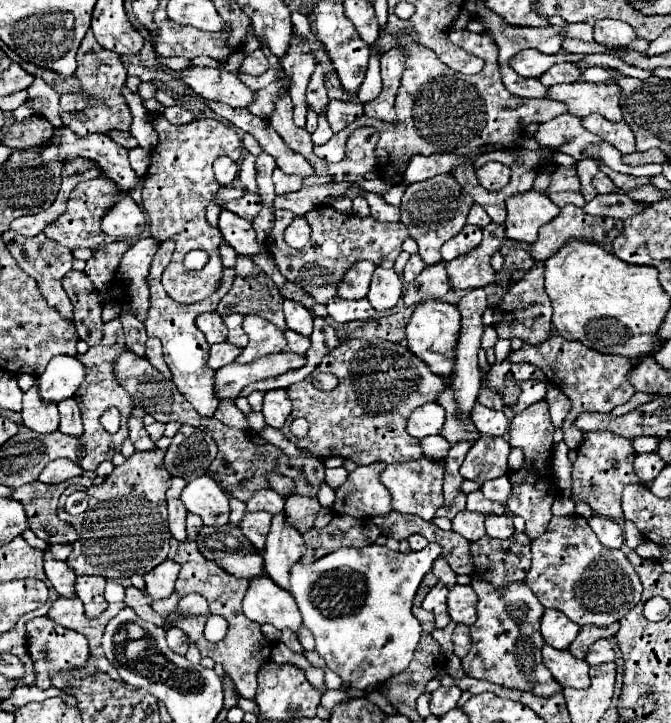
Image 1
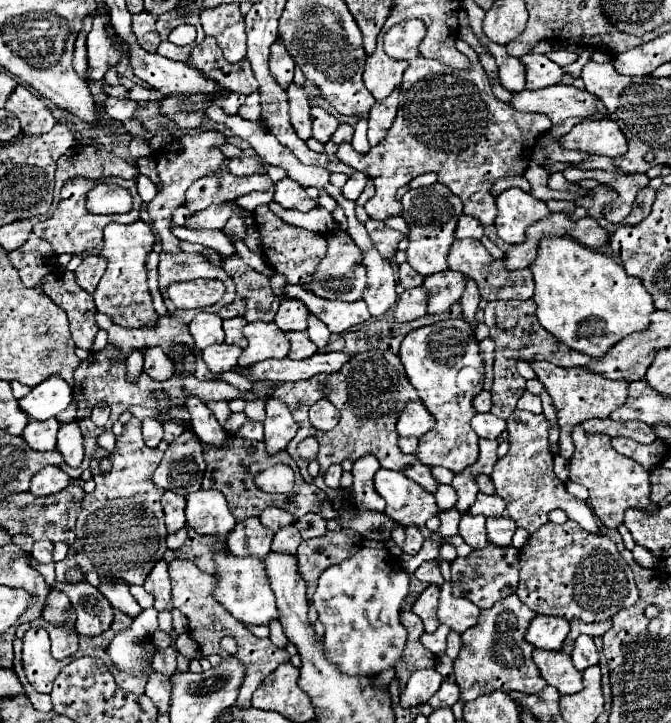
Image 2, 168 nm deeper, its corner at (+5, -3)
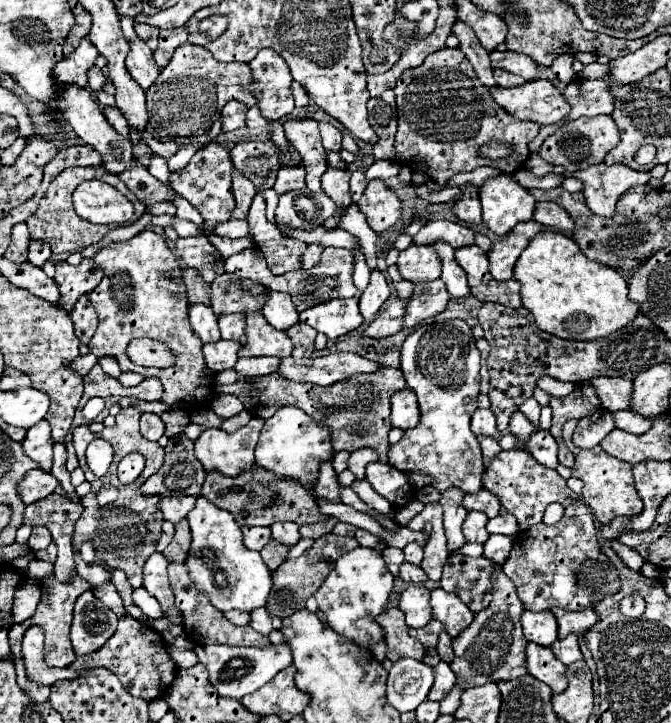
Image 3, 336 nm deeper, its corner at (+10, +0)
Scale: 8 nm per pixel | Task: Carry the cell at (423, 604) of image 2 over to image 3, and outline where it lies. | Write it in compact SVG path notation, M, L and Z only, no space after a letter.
M409 586L399 596L399 608L405 612L409 628L421 628L431 620L429 590L425 586Z

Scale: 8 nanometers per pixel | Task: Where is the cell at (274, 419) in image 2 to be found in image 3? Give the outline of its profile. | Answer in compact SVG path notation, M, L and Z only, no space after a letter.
M293 406L279 408L263 424L263 430L255 448L255 460L257 460L257 466L269 472L275 472L277 478L289 478L289 480L301 482L301 486L307 492L311 492L319 476L321 462L333 460L331 432L325 424L315 422L311 416L307 416L299 408L293 408Z

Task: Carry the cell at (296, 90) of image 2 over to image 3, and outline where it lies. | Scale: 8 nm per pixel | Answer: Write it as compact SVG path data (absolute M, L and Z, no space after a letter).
M289 120L285 122L285 136L299 152L307 172L305 182L311 192L321 190L321 176L327 170L327 150L321 144L317 120Z

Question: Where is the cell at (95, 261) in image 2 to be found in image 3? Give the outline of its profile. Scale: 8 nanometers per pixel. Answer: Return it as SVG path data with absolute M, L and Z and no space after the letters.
M83 260L79 266L69 266L67 262L55 262L55 268L57 270L53 280L57 282L61 292L61 300L57 302L57 306L63 308L65 312L71 312L79 296L93 292L103 278L103 268L93 260Z

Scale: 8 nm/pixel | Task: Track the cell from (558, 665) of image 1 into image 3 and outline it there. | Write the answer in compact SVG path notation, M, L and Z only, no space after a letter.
M527 642L525 662L527 662L527 672L531 676L535 676L537 680L545 682L555 694L563 692L567 688L565 664L561 664L549 648Z

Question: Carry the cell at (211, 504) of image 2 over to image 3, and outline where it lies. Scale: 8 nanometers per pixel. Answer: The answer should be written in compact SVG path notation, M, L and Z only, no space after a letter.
M199 496L187 520L191 526L191 548L185 566L195 588L203 592L221 612L251 612L259 606L265 606L267 596L271 592L271 572L265 568L265 562L261 560L259 552L245 548L241 528L237 526L233 514L223 512L207 498Z

